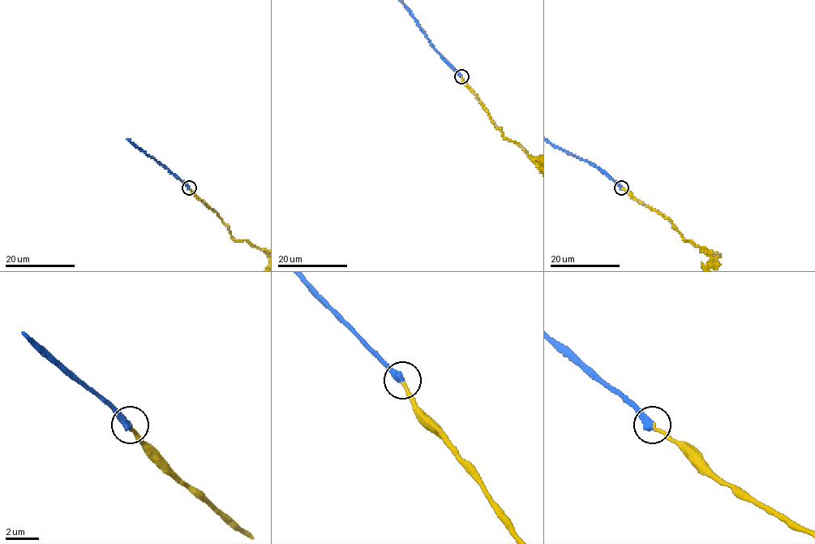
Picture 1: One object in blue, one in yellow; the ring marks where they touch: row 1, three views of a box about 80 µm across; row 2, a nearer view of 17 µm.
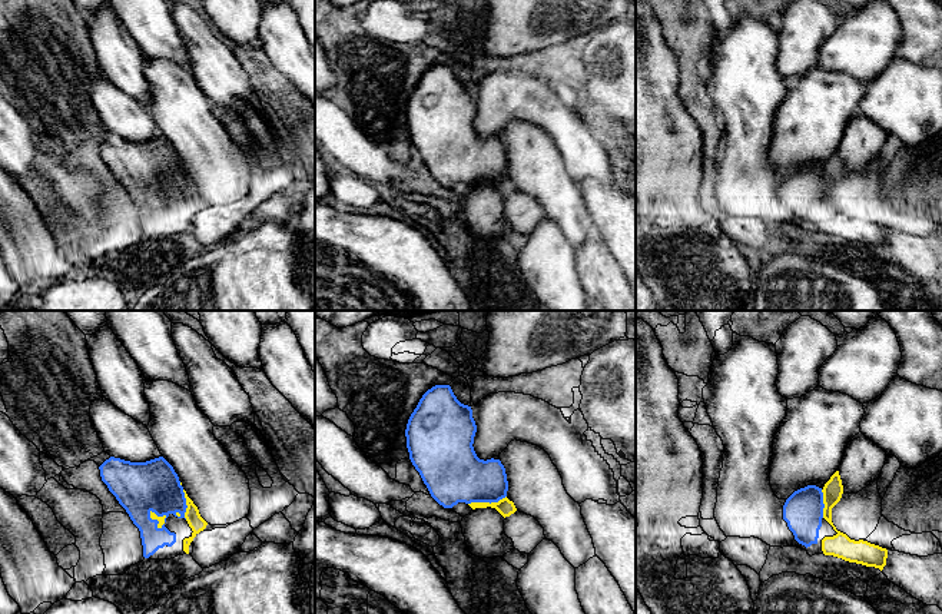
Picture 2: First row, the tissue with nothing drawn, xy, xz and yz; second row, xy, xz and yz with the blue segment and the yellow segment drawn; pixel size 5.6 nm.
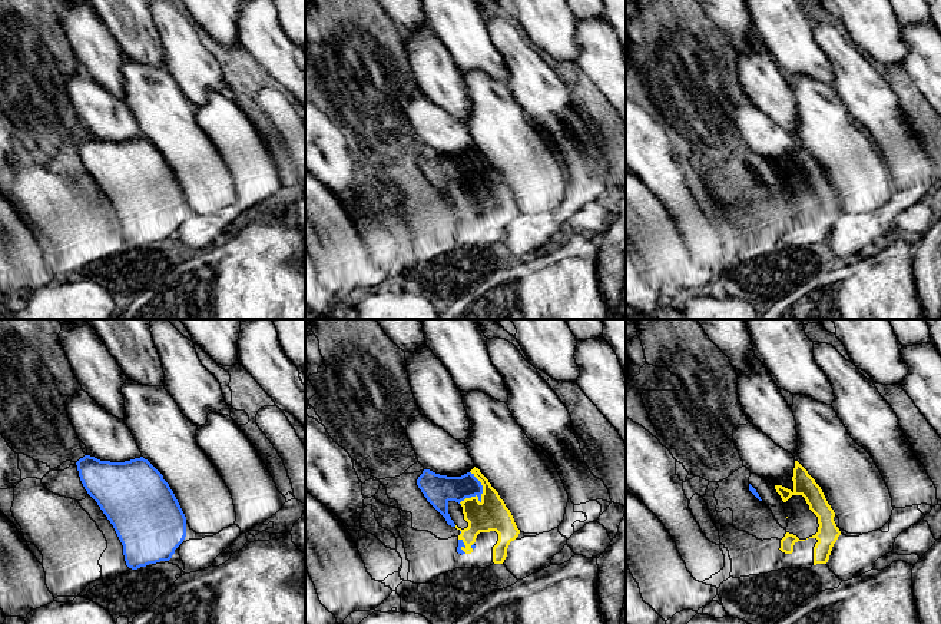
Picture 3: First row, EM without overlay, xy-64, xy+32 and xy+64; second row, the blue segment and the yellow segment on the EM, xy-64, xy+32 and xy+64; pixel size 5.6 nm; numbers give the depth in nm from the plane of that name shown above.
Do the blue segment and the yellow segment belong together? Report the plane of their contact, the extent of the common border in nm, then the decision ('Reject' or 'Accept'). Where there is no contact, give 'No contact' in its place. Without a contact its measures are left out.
Touches blue in xz. Shared border 220 nm. Accept

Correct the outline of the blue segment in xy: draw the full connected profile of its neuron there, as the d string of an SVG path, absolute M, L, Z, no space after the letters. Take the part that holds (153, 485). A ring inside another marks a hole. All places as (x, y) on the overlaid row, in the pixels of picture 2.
M110 457L99 469L102 481L139 528L145 558L176 542L176 534L165 527L170 514L185 518L193 531L183 540L183 551L189 554L190 542L208 522L200 517L173 467L163 457L146 462Z

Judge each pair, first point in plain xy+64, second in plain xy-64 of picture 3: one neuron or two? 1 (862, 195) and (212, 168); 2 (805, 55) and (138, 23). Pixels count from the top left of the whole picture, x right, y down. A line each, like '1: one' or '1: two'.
1: one
2: one

